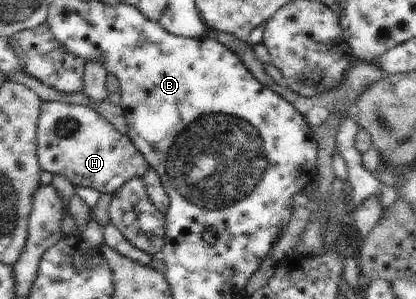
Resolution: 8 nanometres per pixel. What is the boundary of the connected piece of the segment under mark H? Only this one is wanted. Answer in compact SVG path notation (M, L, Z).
M61 101L43 102L37 121L38 163L42 171L53 175L64 175L75 187L93 187L100 193L118 191L126 181L143 177L150 169L144 156L136 149L132 140L121 134L104 116L85 105L68 104Z

